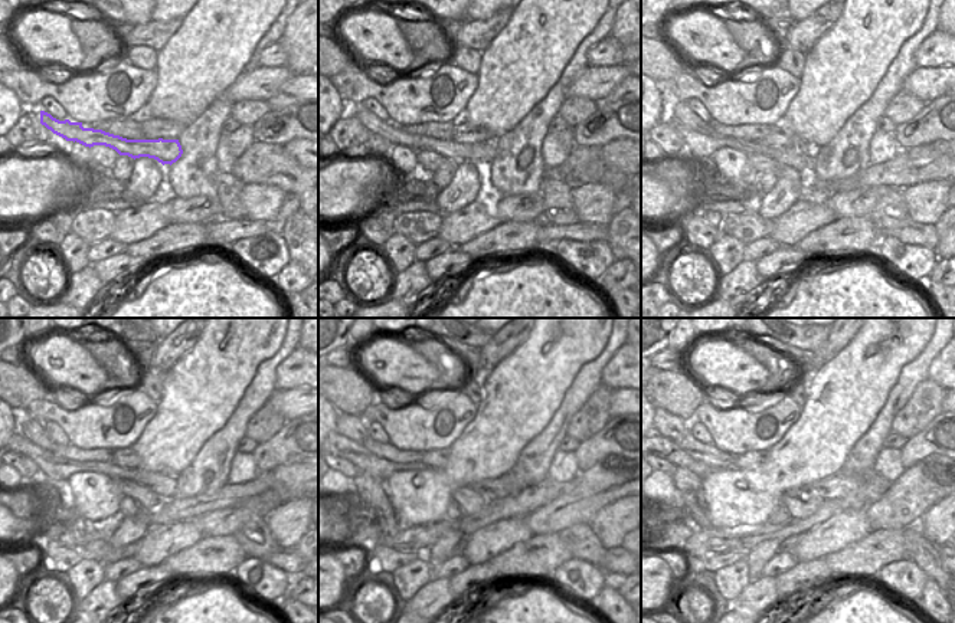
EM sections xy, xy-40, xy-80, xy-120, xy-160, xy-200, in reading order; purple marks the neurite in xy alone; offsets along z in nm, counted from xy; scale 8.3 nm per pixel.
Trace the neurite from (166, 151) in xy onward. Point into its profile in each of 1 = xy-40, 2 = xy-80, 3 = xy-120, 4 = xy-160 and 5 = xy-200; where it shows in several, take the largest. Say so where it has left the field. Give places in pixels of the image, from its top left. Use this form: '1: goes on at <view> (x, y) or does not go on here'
1: goes on at xy-40 (484, 151)
2: goes on at xy-80 (680, 111)
3: goes on at xy-120 (33, 429)
4: goes on at xy-160 (353, 428)
5: goes on at xy-200 (670, 426)

